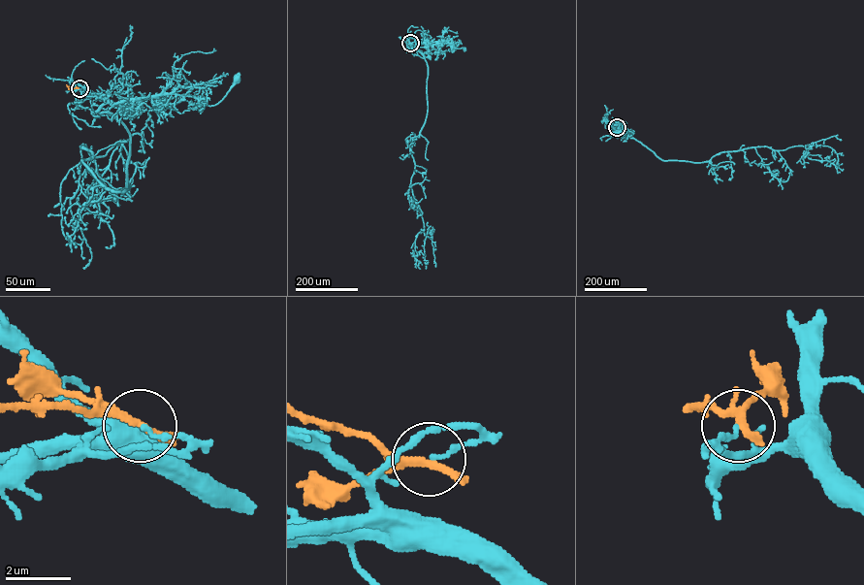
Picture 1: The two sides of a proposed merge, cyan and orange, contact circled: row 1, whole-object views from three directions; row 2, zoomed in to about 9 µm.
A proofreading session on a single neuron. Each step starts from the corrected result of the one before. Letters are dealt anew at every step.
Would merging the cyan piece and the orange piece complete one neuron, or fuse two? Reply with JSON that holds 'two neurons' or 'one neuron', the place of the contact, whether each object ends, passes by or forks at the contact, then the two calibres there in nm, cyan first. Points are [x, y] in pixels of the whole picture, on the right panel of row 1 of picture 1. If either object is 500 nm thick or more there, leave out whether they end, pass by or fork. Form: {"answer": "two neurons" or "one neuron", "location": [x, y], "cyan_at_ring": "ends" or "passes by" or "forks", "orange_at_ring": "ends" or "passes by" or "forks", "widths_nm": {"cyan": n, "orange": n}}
{"answer": "two neurons", "location": [617, 127], "cyan_at_ring": "ends", "orange_at_ring": "passes by", "widths_nm": {"cyan": 130, "orange": 200}}

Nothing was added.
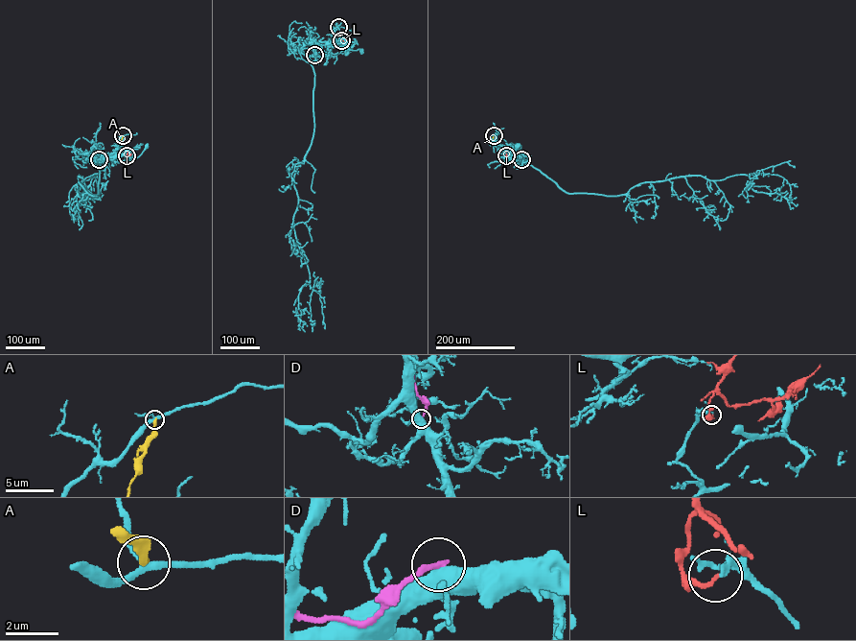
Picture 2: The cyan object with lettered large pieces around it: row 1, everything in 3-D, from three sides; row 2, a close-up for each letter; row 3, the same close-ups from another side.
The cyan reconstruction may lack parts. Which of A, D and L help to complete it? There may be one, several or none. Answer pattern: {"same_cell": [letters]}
{"same_cell": ["L"]}

